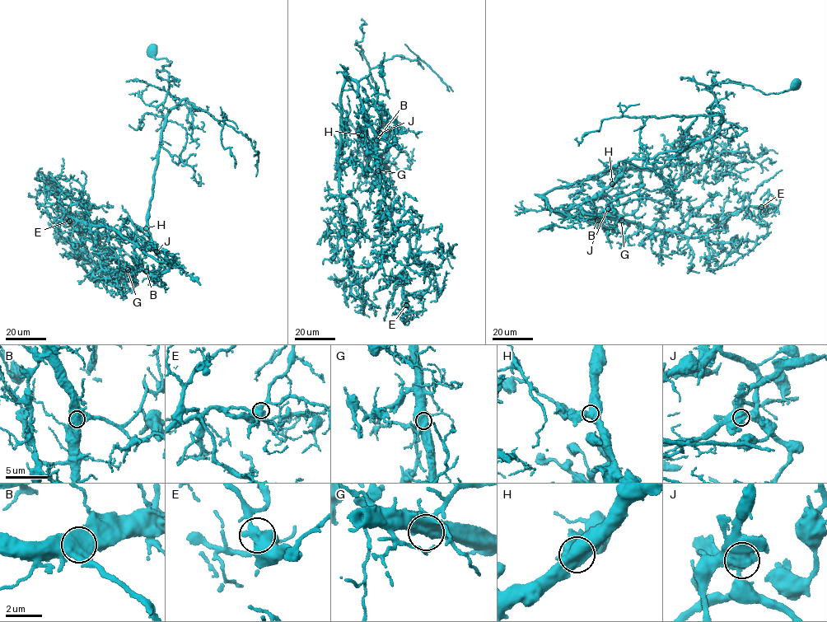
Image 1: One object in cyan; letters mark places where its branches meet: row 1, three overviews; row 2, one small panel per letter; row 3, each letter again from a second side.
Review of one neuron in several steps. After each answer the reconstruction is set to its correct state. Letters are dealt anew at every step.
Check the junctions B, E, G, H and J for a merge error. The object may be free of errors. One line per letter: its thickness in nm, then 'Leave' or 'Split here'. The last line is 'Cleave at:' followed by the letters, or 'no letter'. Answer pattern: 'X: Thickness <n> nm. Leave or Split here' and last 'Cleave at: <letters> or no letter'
B: Thickness 750 nm. Leave
E: Thickness 600 nm. Leave
G: Thickness 700 nm. Leave
H: Thickness 650 nm. Leave
J: Thickness 750 nm. Split here
Cleave at: J

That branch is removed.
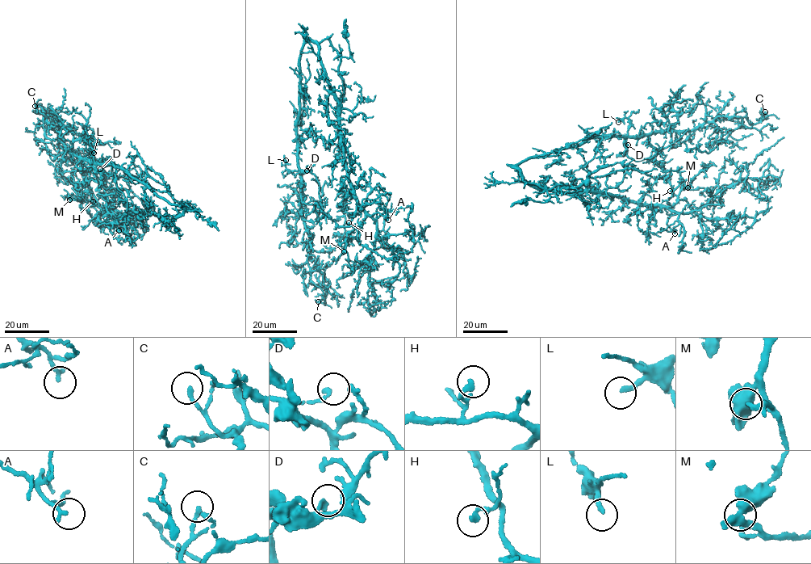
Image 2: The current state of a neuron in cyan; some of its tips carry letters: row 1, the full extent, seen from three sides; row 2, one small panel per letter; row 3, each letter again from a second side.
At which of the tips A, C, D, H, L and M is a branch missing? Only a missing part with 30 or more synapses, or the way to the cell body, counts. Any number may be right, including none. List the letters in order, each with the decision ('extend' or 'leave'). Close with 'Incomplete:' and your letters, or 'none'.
A: leave
C: leave
D: leave
H: leave
L: leave
M: leave
Incomplete: none

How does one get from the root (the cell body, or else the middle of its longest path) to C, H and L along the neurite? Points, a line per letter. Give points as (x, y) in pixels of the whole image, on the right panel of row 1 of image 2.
C: (527, 183), (520, 162), (591, 139), (691, 130), (721, 115), (739, 117), (750, 128), (765, 111)
H: (527, 183), (571, 193), (587, 189), (604, 191), (666, 208), (672, 207), (677, 199), (673, 190), (670, 191)
L: (527, 183), (516, 167), (520, 162), (599, 136), (626, 136), (629, 119), (625, 118), (618, 122)

